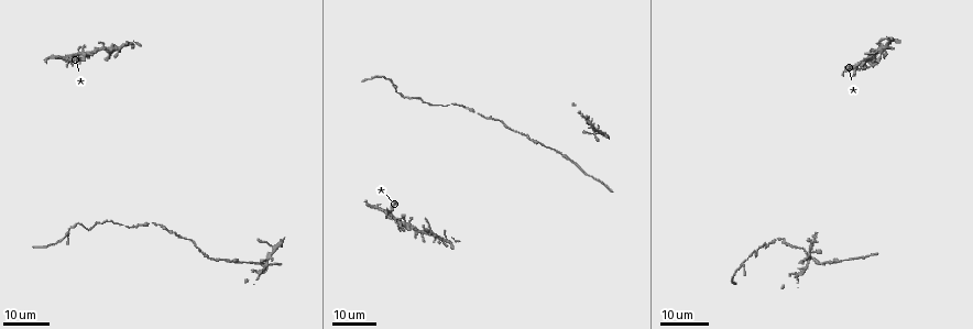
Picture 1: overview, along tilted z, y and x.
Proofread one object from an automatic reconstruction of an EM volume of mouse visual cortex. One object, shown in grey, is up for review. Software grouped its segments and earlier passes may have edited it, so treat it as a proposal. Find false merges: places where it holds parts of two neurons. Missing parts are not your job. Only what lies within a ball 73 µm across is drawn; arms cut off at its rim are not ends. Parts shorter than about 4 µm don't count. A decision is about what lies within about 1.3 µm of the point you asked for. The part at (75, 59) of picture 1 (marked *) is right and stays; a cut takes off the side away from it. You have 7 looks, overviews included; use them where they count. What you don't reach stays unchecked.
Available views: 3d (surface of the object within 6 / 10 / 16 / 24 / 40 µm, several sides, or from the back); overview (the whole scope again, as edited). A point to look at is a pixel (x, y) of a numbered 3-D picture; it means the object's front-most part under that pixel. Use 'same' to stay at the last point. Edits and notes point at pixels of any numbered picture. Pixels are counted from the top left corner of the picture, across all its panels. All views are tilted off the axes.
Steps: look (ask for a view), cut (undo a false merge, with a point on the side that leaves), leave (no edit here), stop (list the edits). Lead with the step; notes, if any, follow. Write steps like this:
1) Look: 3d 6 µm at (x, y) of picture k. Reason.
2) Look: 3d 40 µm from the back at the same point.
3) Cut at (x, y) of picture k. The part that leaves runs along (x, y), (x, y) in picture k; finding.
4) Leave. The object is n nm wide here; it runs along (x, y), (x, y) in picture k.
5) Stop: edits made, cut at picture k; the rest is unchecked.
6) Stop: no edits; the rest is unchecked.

Look: 3d 16 µm at (537, 143) of picture 1. Thick turns thin.

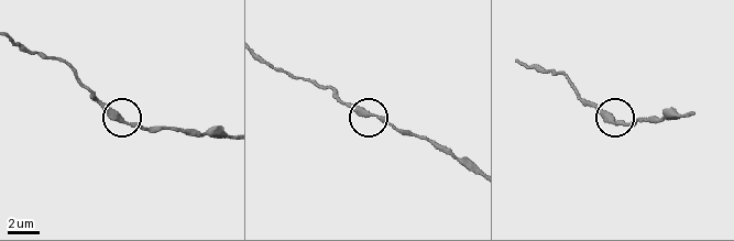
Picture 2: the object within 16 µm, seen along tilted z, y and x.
Look: 3d 6 µm at (371, 115) of picture 2.

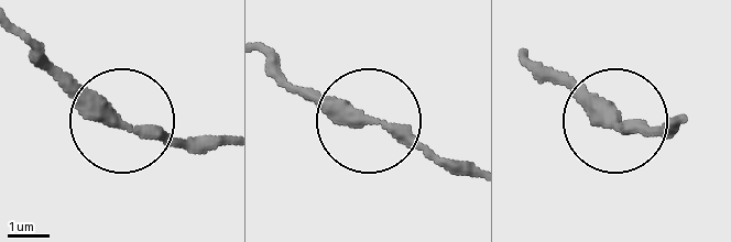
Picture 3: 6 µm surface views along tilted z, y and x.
Look: 3d 6 µm from the back at (617, 127) of picture 3.

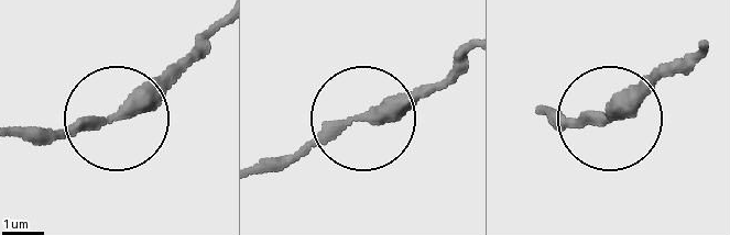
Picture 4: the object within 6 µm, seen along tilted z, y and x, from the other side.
Leave. Continuous, no second neuron.

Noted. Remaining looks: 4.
Look: 3d 24 µm at (745, 260) of picture 1. Thick turns thin.

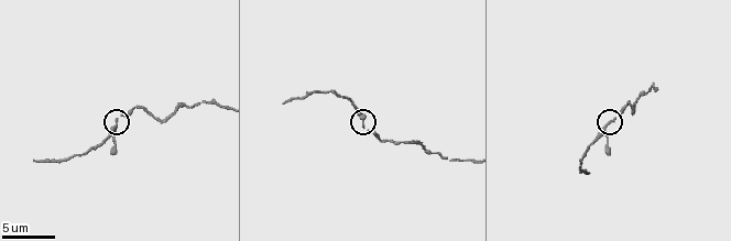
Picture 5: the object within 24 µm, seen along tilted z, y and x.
Look: 3d 10 µm at (115, 121) of picture 5. Zoom in.

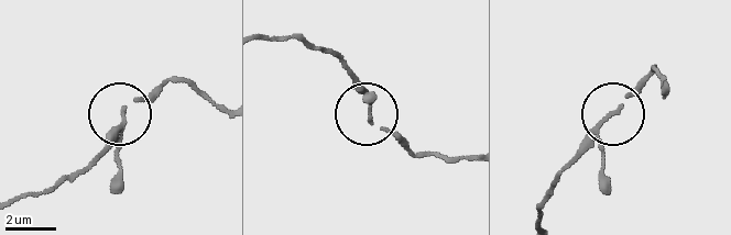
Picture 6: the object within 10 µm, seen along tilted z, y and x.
Leave. All the same neuron.

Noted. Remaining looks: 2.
Look: 3d 16 µm at (406, 140) of picture 5. Sudden change in width.

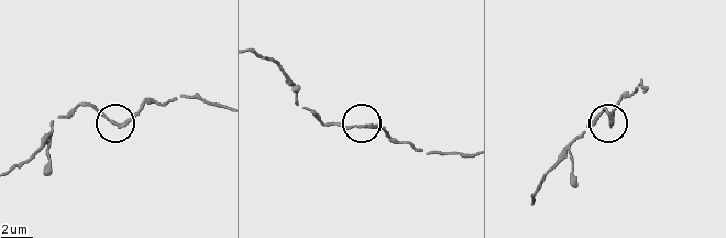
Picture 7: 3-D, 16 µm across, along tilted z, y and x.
Leave. One neuron here.

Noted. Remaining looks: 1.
Stop: no edits; the rest is unchecked.

